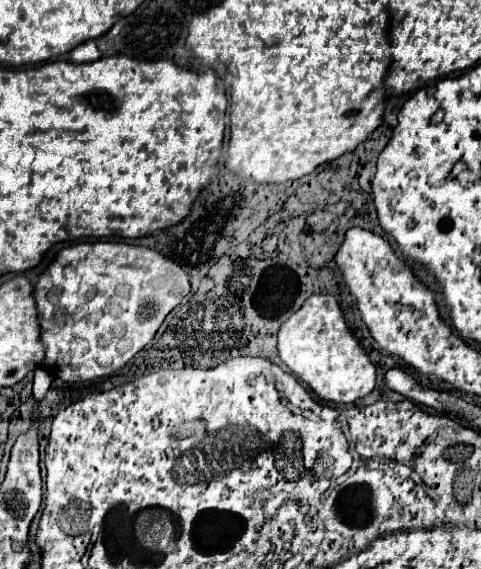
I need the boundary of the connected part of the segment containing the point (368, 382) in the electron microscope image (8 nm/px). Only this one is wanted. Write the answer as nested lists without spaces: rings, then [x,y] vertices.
[[[312,295],[304,307],[280,327],[278,353],[288,369],[326,401],[352,403],[372,393],[376,385],[376,367],[350,333],[340,303],[332,295]]]

